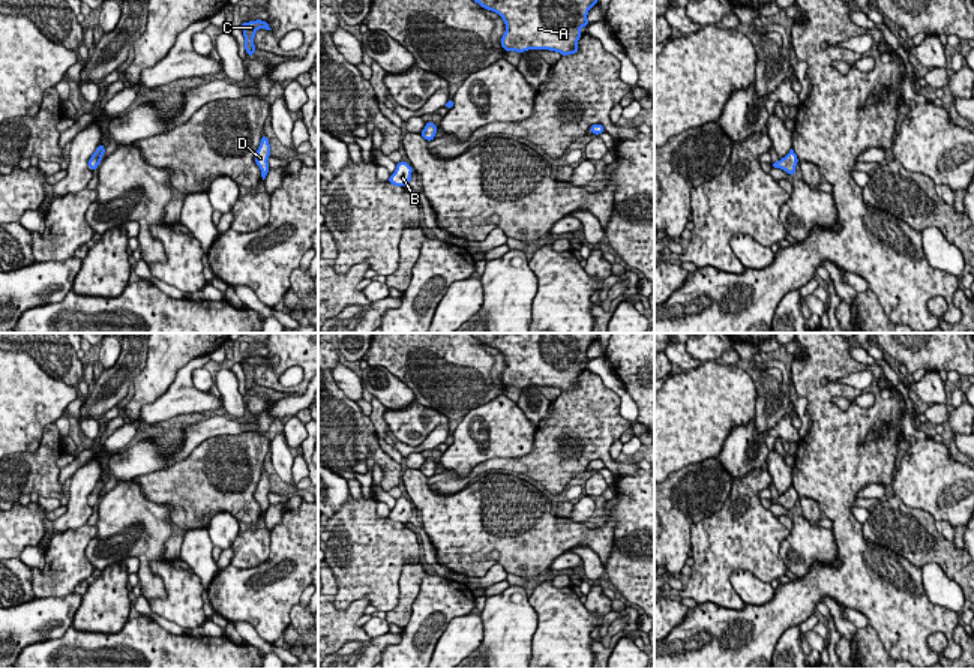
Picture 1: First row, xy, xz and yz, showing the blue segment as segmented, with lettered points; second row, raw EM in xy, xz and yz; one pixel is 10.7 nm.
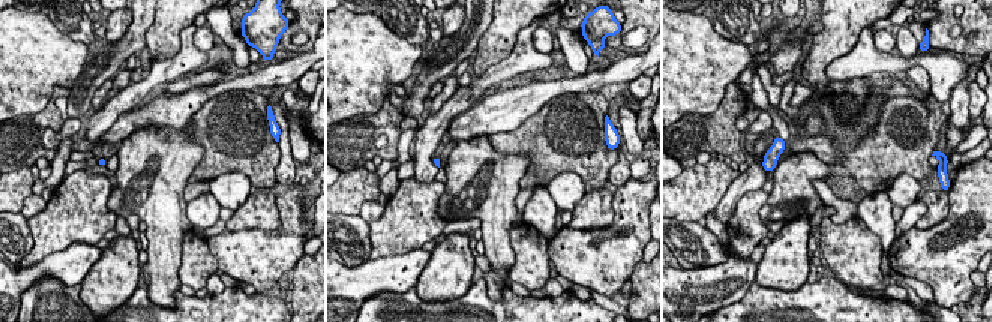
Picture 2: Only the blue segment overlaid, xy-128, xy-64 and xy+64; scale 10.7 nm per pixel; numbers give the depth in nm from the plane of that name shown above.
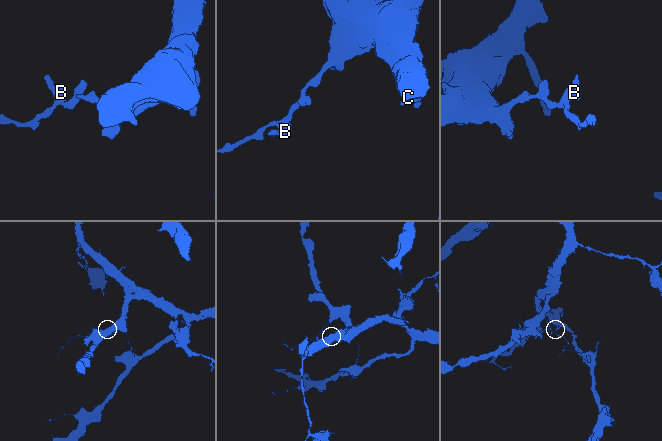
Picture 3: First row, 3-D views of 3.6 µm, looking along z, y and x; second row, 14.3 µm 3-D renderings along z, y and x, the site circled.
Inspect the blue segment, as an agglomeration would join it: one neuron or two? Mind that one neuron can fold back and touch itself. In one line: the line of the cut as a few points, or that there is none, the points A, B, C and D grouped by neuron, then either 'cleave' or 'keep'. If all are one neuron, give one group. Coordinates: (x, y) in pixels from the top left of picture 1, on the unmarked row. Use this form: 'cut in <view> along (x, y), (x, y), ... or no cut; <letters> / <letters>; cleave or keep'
no cut; A B C D; keep

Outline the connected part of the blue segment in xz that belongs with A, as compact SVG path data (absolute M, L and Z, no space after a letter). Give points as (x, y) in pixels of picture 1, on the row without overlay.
M471 333L498 350L506 360L504 387L549 386L576 390L581 363L588 363L588 346L599 333Z

